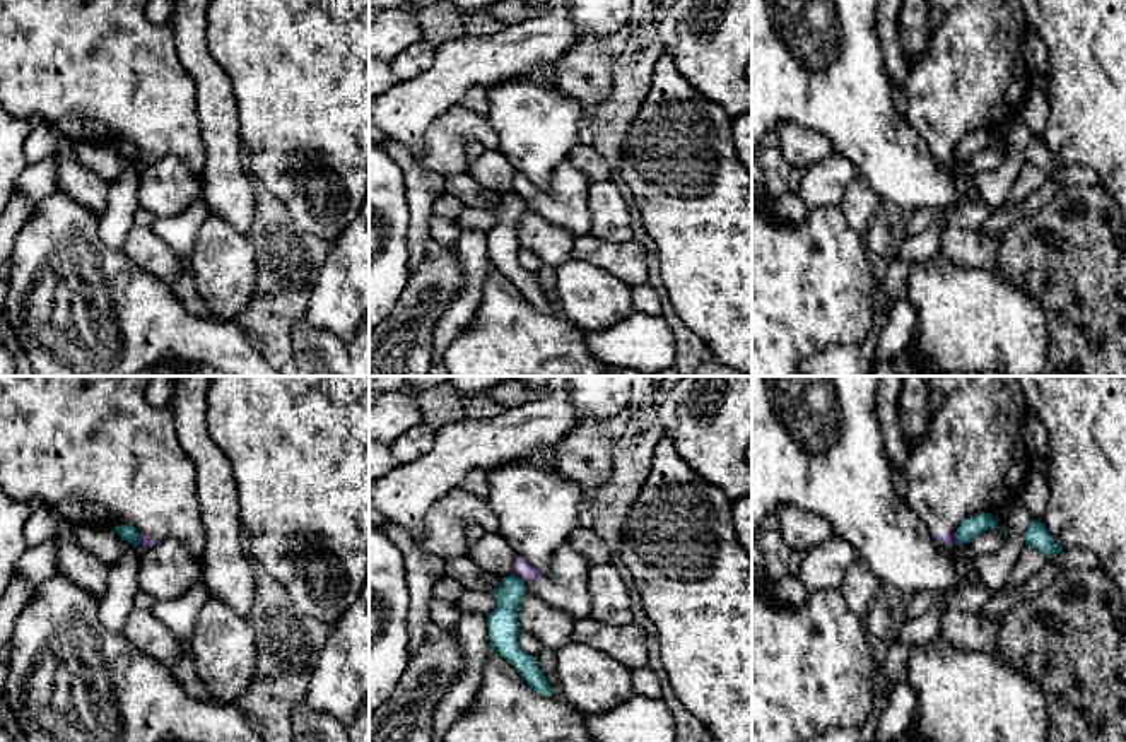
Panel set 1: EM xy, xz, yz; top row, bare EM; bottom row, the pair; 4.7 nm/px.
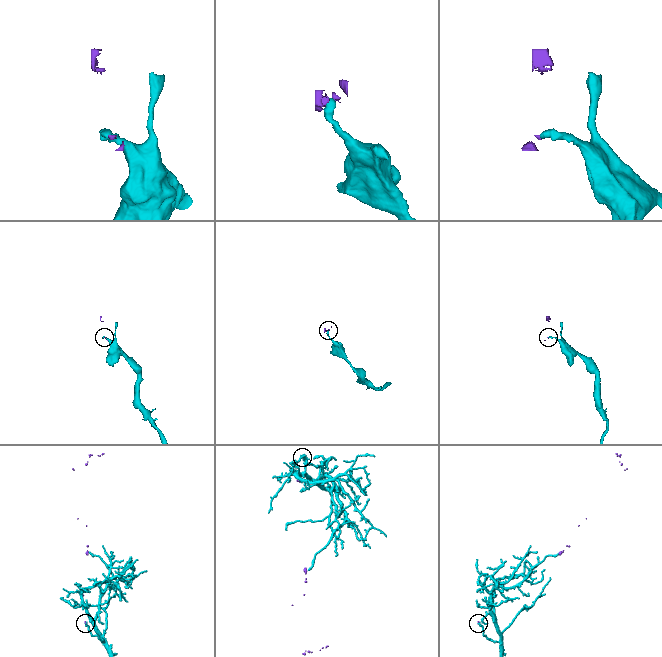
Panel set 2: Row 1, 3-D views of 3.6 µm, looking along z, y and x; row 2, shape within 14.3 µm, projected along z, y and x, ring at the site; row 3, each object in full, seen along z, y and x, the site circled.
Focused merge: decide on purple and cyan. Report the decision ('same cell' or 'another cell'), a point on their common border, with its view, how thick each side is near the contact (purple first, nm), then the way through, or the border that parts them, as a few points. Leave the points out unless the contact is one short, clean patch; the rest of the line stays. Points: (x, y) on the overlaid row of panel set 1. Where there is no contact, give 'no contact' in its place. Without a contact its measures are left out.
another cell | xy (139, 539) | 60/80 nm | along xy (137, 532), (139, 544)

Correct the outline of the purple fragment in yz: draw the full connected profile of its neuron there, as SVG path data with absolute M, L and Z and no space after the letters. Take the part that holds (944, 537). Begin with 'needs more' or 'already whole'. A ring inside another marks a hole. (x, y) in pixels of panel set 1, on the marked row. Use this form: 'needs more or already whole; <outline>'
needs more; M1018 376L924 378L930 392L943 393L945 402L933 415L926 438L906 460L906 501L940 544L955 545L955 532L964 520L991 513L1018 498L1030 472L1022 434L1029 405Z

